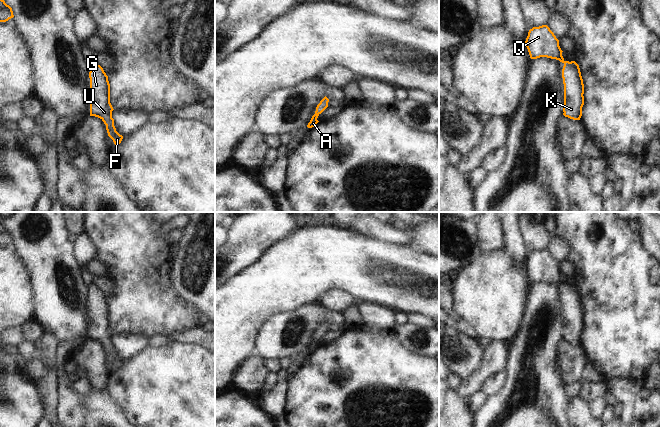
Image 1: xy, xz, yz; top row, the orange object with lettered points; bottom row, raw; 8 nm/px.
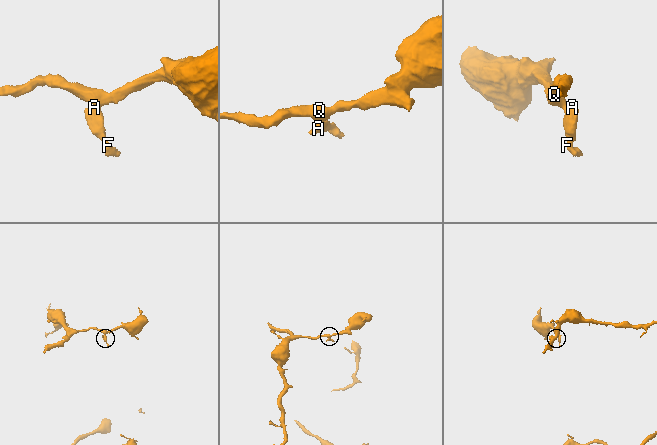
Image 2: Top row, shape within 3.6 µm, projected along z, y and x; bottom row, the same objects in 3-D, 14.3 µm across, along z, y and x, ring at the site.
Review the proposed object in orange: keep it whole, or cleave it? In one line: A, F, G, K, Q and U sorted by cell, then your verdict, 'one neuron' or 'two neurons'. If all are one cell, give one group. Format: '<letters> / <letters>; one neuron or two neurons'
A F G K Q U; one neuron

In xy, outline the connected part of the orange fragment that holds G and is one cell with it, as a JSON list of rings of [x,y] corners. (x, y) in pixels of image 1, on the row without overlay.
[[[91,285],[90,296],[90,340],[100,342],[106,349],[108,360],[113,364],[115,372],[121,367],[123,360],[120,359],[114,350],[110,327],[110,308],[108,300],[103,292],[96,286]]]

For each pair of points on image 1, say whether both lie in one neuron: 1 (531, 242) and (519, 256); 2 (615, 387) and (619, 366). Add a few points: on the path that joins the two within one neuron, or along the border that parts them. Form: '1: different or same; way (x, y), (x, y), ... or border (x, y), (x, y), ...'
1: different; border (517, 226), (523, 246), (529, 253)
2: different; border (640, 377), (610, 376), (606, 378)

